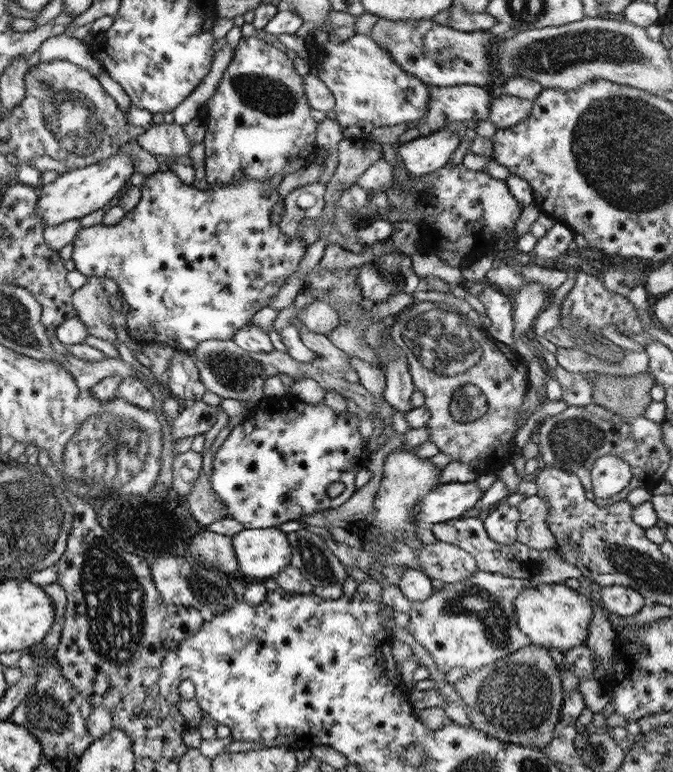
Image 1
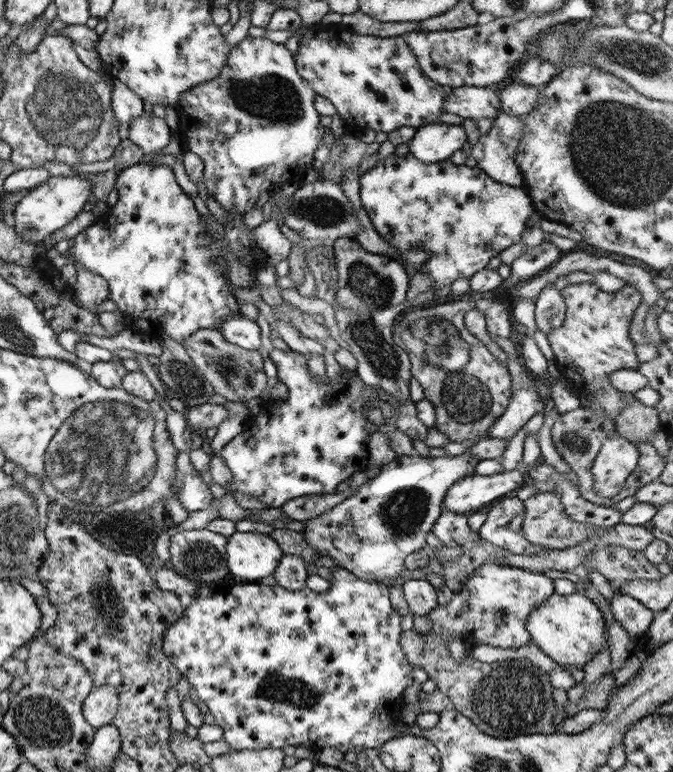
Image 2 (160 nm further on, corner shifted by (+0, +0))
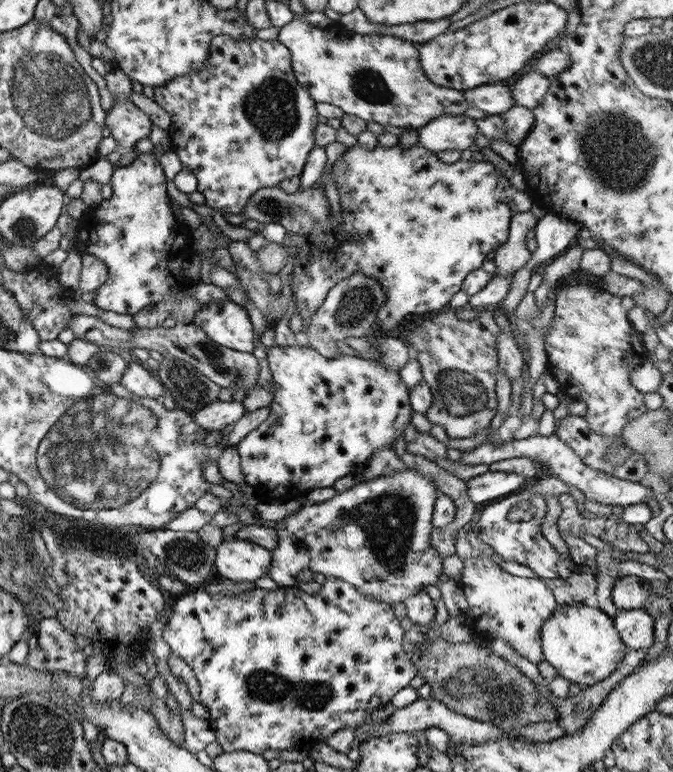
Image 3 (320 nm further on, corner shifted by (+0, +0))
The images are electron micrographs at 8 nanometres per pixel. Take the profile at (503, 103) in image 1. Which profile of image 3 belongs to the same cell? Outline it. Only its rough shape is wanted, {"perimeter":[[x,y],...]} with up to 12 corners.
{"perimeter":[[529,71],[508,88],[516,104],[541,104],[548,77]]}

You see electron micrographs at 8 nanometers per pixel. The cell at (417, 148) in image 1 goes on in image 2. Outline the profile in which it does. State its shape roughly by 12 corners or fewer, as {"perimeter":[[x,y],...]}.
{"perimeter":[[417,127],[407,143],[421,164],[448,160],[466,149],[463,127]]}

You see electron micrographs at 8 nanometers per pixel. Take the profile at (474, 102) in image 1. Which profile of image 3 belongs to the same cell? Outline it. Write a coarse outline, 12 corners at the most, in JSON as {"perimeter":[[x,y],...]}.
{"perimeter":[[501,82],[467,89],[468,107],[501,115],[516,104]]}

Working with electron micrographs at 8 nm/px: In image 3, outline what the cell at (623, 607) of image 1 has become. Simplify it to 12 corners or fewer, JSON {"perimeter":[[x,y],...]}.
{"perimeter":[[618,609],[612,622],[635,655],[652,646],[655,622],[644,609]]}

